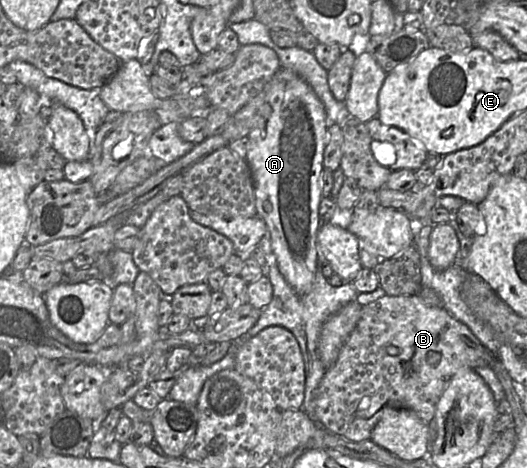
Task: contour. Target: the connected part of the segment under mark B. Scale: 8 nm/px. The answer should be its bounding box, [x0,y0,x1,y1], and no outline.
[313,295,491,441]

